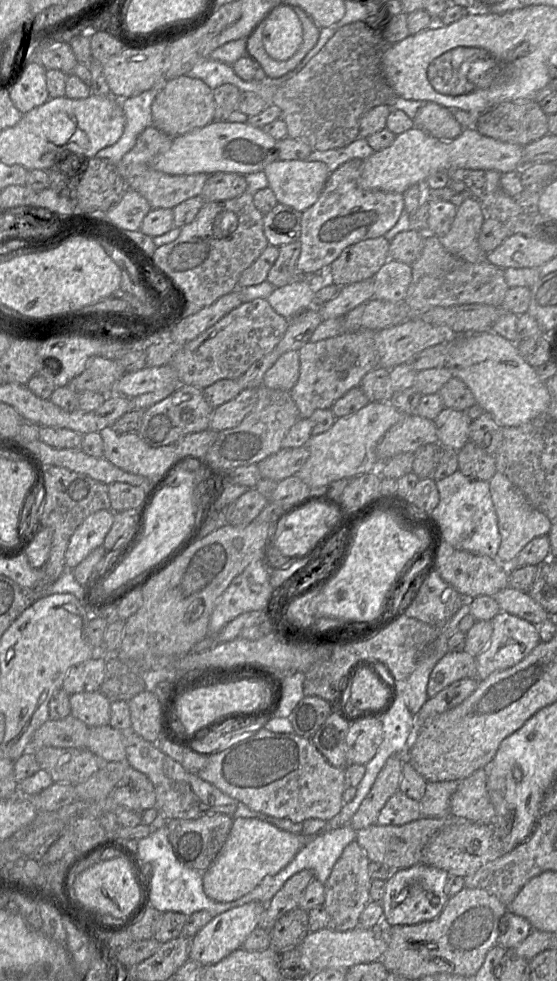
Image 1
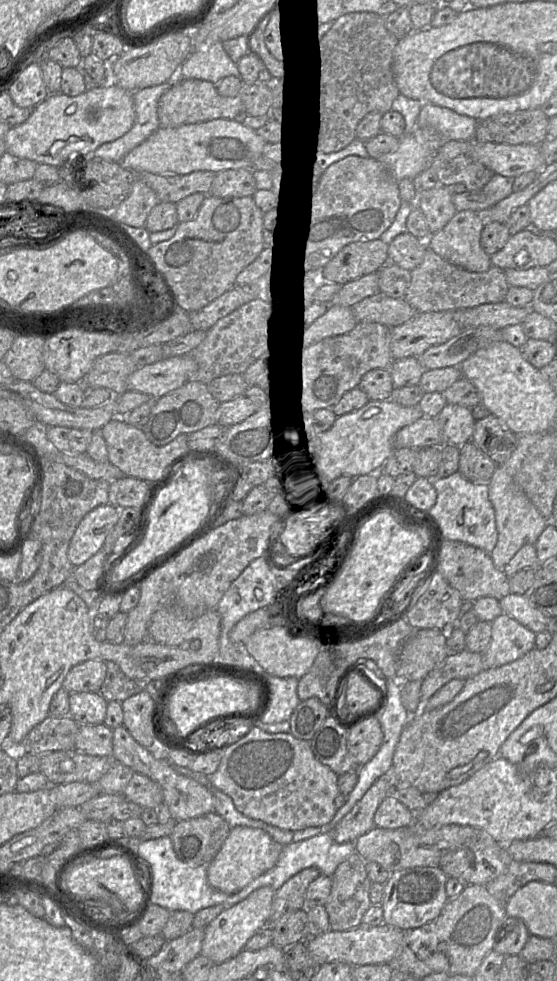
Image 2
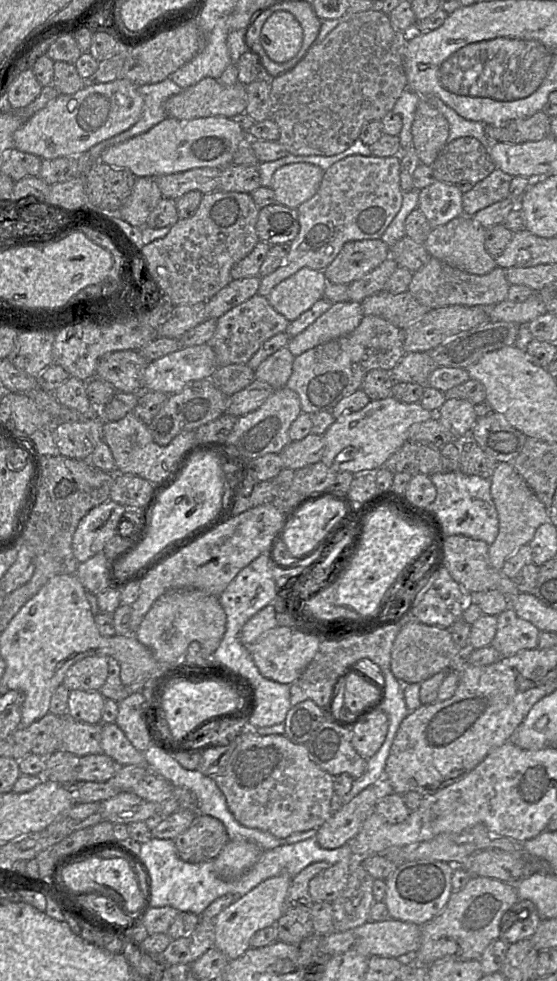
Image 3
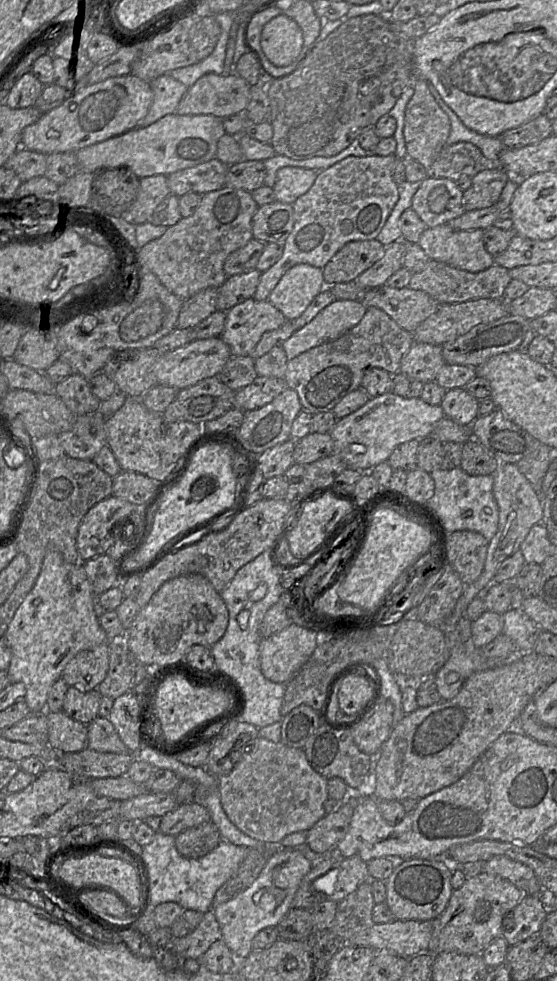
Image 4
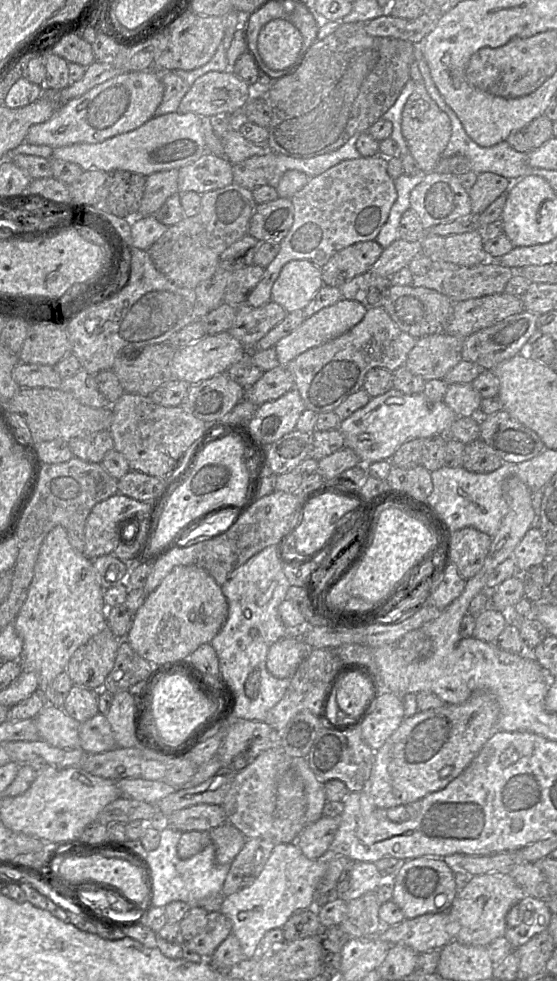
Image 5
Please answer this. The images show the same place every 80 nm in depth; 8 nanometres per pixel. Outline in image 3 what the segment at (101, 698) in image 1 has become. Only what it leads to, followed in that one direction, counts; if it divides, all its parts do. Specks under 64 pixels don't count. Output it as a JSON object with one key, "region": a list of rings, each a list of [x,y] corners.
{"region":[[[69,691],[67,716],[87,723],[101,723],[105,698],[99,691]]]}

